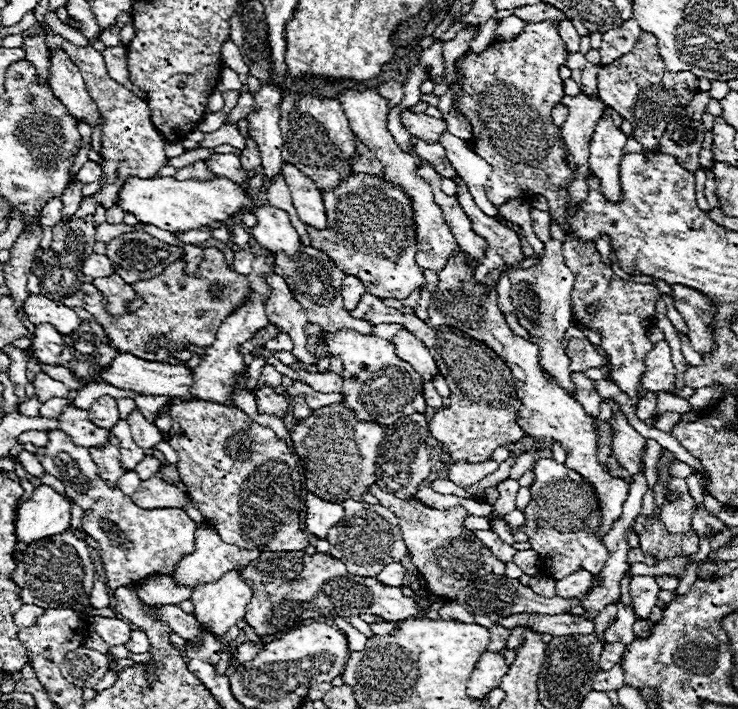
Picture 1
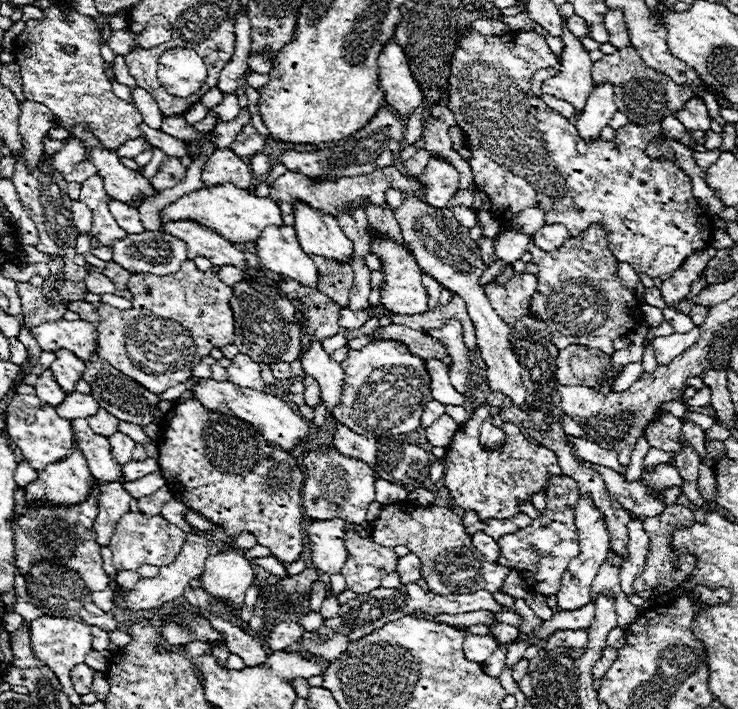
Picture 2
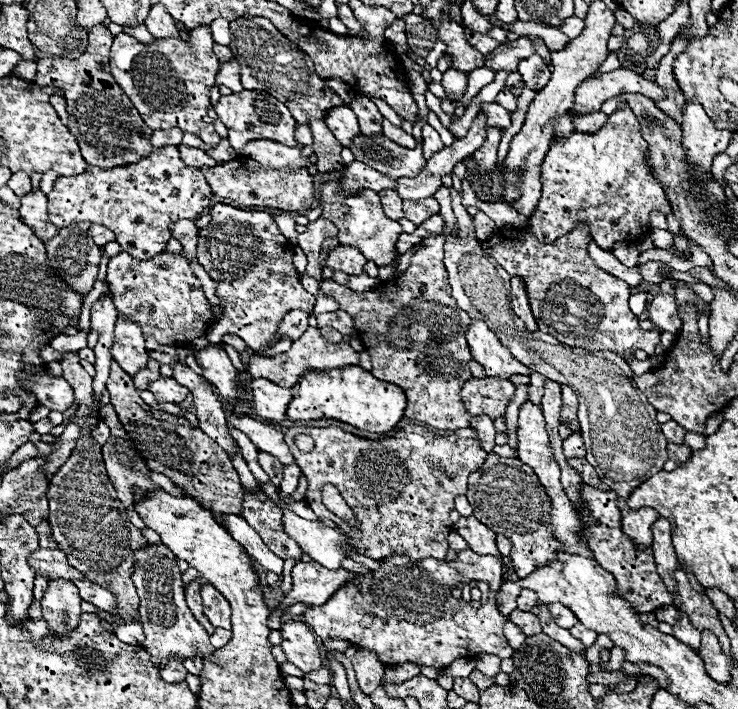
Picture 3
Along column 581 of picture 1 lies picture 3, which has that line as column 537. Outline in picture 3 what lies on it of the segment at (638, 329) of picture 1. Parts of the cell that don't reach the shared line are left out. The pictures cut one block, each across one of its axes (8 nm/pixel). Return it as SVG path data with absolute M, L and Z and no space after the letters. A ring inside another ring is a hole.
M584 226L568 232L552 244L538 242L526 228L498 230L482 244L510 276L524 278L530 306L542 332L556 336L562 344L590 352L616 352L620 356L632 356L636 350L644 350L648 356L656 354L660 332L646 332L638 326L638 318L628 308L630 286L614 276L608 276L608 272L600 272L600 268L588 260L588 252L584 248L588 240L590 232Z

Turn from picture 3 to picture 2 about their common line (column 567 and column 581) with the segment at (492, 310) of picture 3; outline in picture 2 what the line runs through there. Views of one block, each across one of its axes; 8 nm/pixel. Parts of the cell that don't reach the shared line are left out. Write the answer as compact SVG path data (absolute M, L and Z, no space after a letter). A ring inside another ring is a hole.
M570 344L560 350L556 362L556 378L564 386L590 386L596 388L598 380L610 370L610 356L598 348Z

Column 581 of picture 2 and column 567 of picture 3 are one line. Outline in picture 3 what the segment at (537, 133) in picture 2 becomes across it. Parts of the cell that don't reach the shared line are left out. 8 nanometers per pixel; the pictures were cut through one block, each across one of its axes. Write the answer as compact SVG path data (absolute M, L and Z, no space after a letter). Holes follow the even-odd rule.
M624 104L614 114L608 116L606 124L592 134L586 132L572 132L568 138L558 138L550 144L546 158L540 166L540 182L542 182L542 198L536 204L536 212L530 218L530 230L536 238L544 244L558 240L562 234L568 234L576 228L576 224L586 224L594 242L604 248L612 250L616 242L632 242L636 244L642 236L650 230L650 214L654 210L670 214L672 206L664 196L662 186L652 178L650 168L646 164L648 144L640 134L640 124L634 112Z

